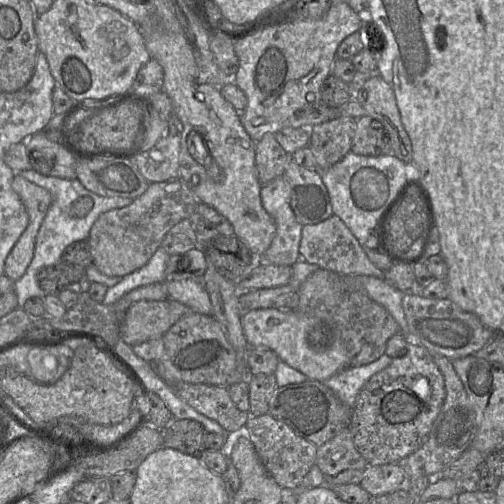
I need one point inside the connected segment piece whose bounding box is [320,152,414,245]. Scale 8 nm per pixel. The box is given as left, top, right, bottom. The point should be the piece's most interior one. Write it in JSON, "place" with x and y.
{"place":[362,189]}

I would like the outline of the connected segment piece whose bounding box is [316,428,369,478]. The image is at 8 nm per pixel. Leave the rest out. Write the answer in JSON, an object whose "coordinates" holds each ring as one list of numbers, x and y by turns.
{"coordinates":[[348,428,318,448,316,464,327,478,347,469,364,471,369,466,356,449]]}

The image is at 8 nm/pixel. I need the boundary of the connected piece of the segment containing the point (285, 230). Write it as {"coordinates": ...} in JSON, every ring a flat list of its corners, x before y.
{"coordinates":[[281,175,261,187,262,205,276,224,276,235,268,250,257,261,293,267,300,258,302,227,290,205,290,184]]}

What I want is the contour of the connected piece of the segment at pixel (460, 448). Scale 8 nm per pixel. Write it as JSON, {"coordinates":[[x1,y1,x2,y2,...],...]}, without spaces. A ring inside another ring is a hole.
{"coordinates":[[441,355,432,356,444,378,445,399,424,442,417,450,398,462,406,472,407,480,428,479,429,484,441,479,440,472,469,447,478,431,477,415,468,399,460,378,454,371,452,360]]}

